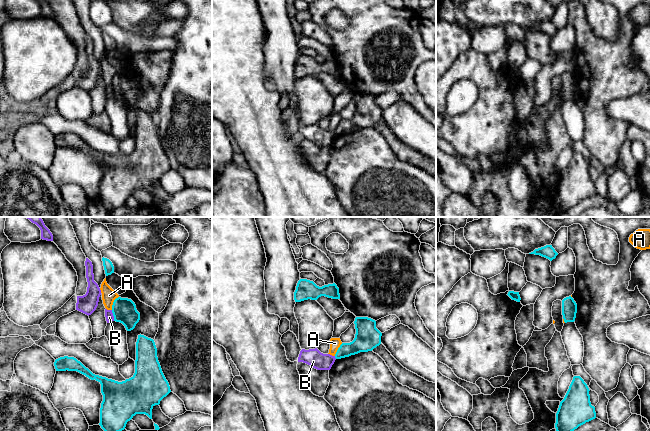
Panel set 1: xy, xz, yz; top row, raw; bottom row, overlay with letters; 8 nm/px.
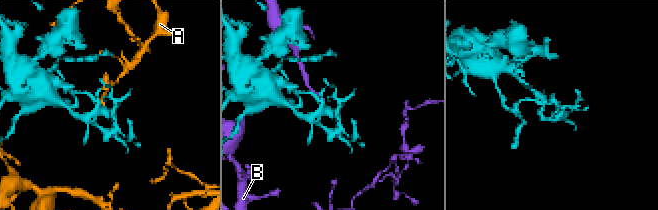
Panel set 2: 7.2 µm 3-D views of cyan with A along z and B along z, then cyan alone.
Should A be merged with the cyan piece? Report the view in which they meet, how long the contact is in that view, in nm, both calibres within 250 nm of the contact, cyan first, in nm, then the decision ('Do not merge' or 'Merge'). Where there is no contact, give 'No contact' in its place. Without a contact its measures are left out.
Touches cyan in xy. Shared border 130 nm. Thickness 190 nm (cyan) against 110 nm. Do not merge

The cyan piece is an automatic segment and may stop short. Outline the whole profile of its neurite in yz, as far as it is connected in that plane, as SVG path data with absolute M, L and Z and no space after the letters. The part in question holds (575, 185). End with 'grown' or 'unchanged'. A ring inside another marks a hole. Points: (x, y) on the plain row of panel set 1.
M574 152L556 189L555 204L558 211L569 211L579 202L596 194L591 181L589 164L580 152Z; unchanged

